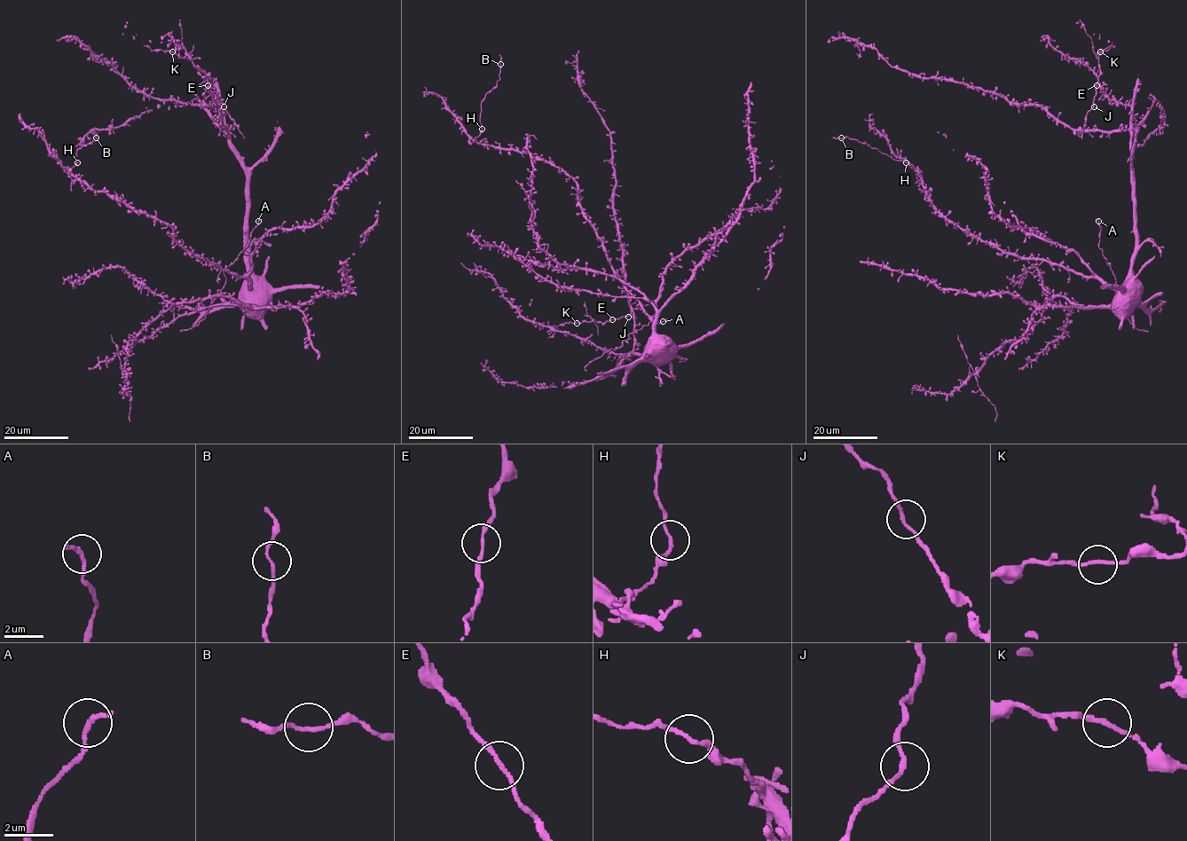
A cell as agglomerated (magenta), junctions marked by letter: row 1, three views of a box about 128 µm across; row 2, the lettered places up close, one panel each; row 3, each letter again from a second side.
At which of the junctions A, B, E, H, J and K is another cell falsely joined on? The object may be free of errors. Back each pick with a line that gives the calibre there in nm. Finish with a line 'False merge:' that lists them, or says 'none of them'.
False merge: none of them

